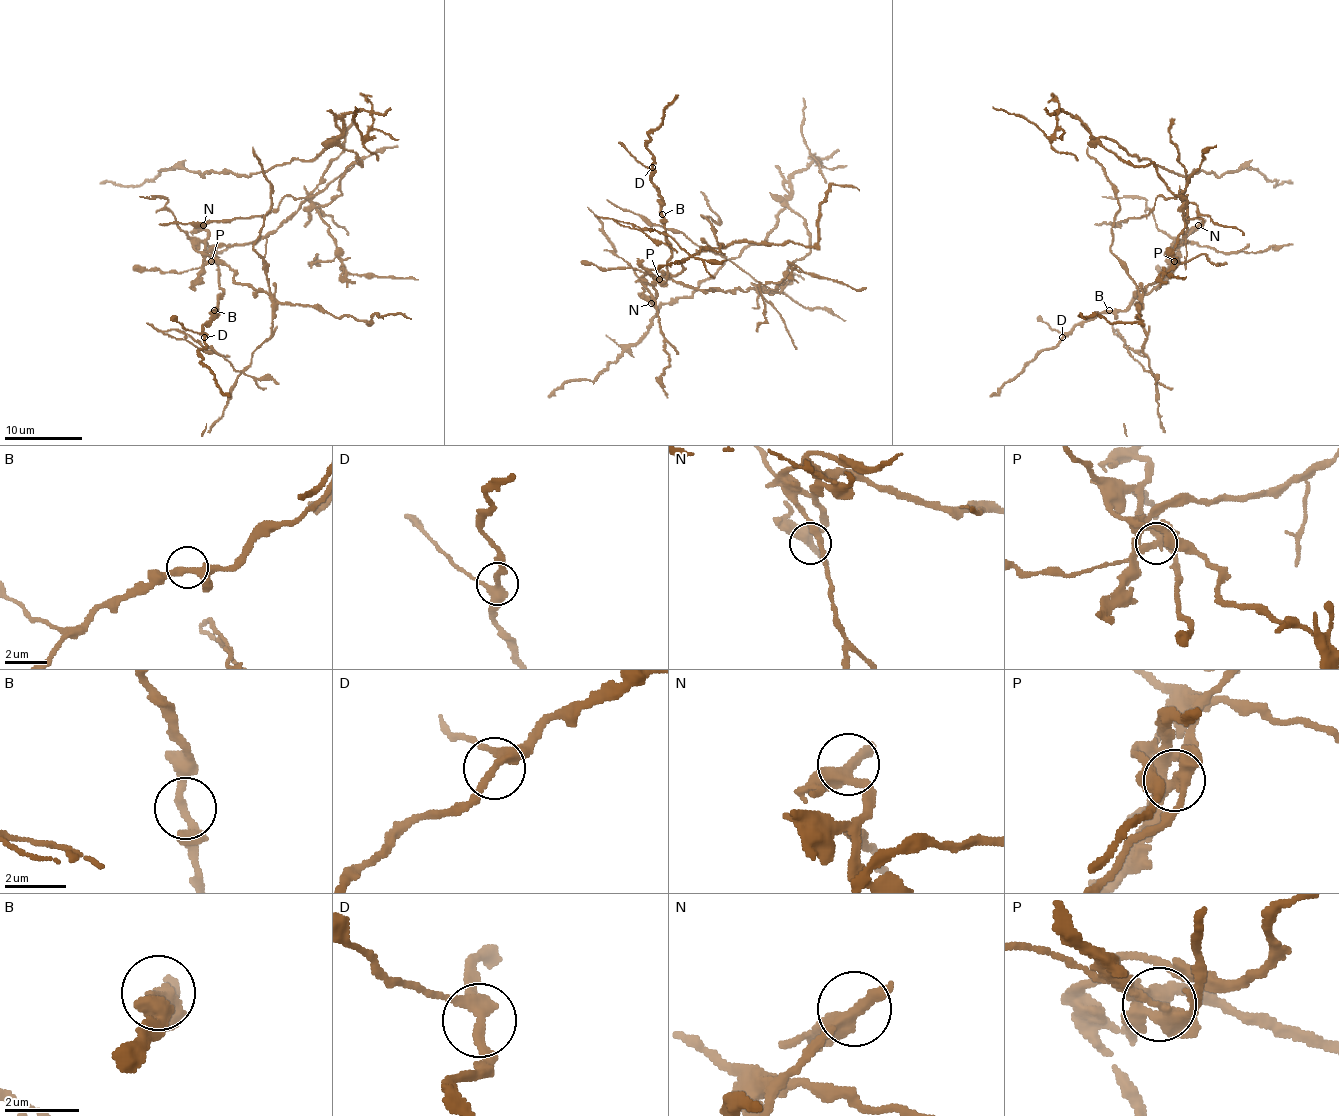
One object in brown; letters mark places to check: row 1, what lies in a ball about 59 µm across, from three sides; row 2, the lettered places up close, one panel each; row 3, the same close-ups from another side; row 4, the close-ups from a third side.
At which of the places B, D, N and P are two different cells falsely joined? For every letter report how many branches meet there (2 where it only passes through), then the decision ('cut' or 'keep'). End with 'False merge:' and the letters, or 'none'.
B: 3 branches meet; keep
D: 3 branches meet; keep
N: 3 branches meet; keep
P: 3 branches meet; cut
False merge: P

